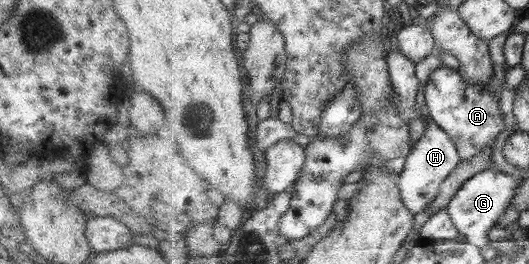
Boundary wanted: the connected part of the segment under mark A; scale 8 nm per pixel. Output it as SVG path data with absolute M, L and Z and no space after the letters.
M439 63L431 73L431 78L425 87L425 102L433 120L442 126L458 146L462 160L472 159L483 153L487 145L493 145L499 132L505 130L505 116L499 110L498 101L493 91L487 90L488 84L467 84L467 80L455 68L449 68Z

